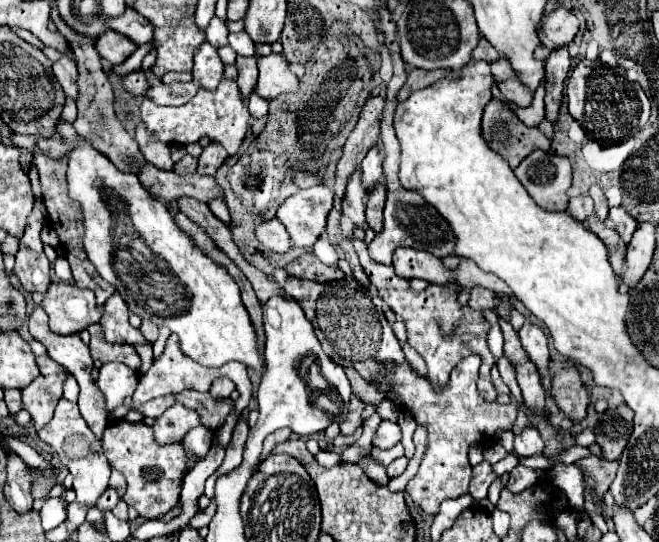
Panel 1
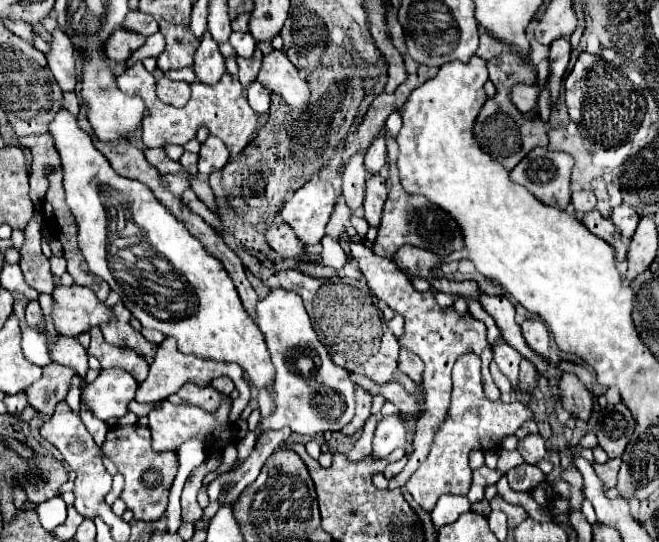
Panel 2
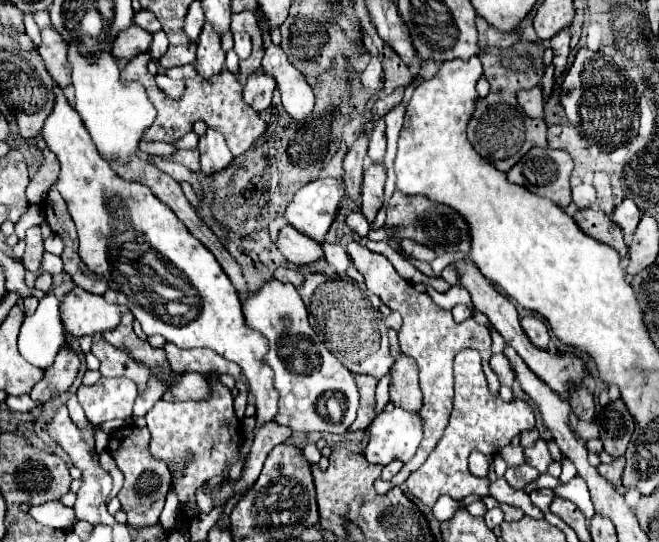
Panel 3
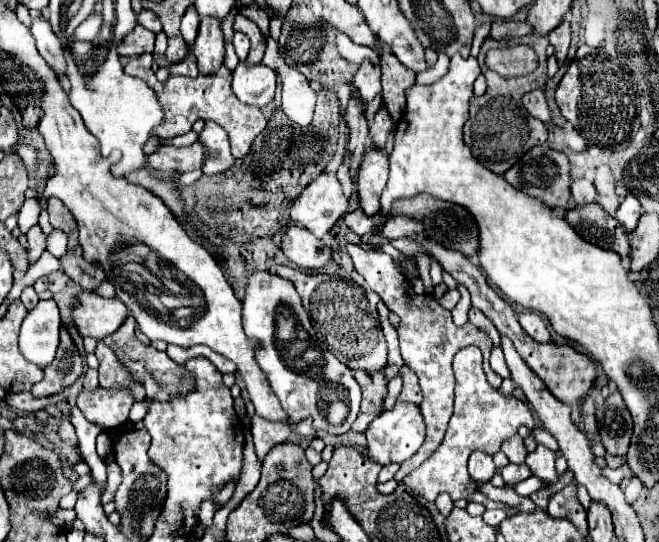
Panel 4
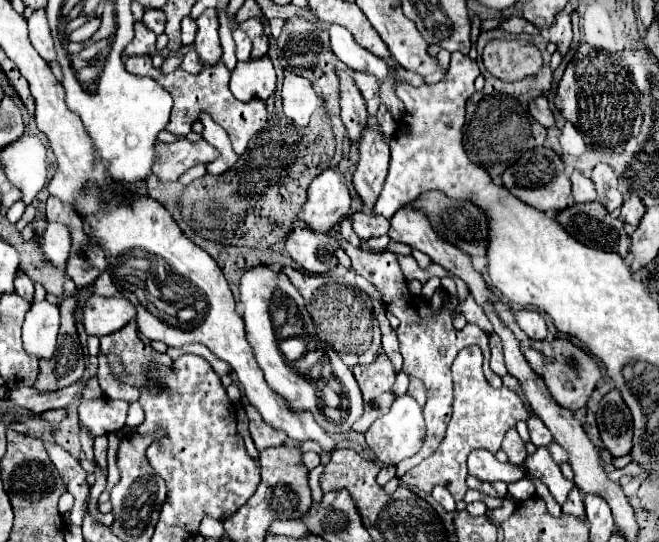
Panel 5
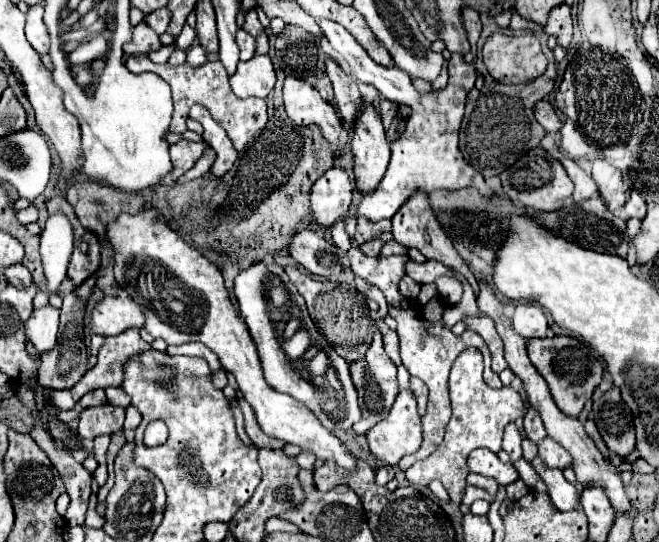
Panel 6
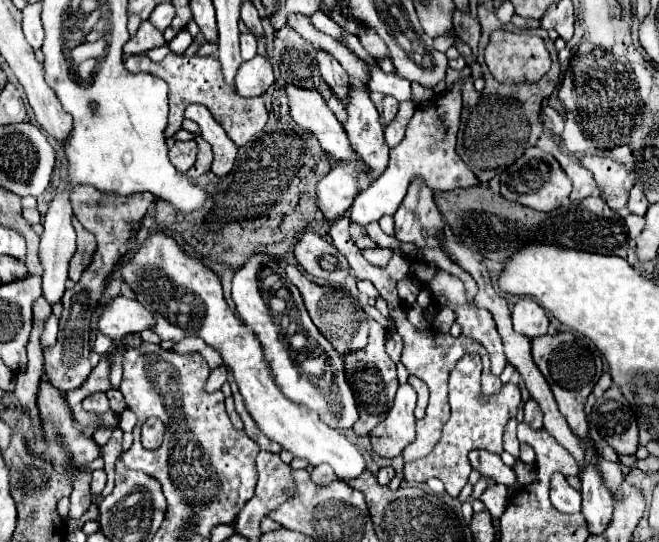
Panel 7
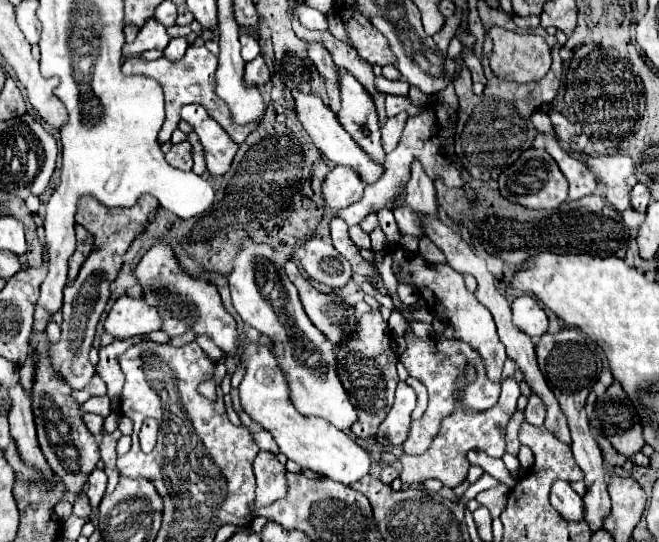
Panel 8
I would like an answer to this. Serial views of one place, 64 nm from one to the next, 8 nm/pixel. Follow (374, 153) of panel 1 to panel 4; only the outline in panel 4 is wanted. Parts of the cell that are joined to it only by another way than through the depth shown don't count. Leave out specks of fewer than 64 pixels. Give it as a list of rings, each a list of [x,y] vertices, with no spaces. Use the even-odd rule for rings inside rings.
[[[382,106],[370,126],[370,136],[372,136],[372,144],[376,144],[378,148],[384,148],[386,140],[388,140],[388,134],[394,130],[396,122],[390,118],[388,110]]]

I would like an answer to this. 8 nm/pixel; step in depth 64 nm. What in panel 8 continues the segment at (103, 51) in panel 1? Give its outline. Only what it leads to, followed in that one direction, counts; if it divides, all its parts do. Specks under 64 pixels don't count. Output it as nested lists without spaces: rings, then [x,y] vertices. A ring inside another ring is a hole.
[[[150,18],[144,24],[144,28],[140,28],[136,40],[132,44],[124,44],[122,54],[124,56],[138,56],[138,54],[142,54],[146,50],[154,50],[154,48],[164,50],[168,42],[170,42],[170,36],[166,32],[166,26],[160,24],[158,20]]]

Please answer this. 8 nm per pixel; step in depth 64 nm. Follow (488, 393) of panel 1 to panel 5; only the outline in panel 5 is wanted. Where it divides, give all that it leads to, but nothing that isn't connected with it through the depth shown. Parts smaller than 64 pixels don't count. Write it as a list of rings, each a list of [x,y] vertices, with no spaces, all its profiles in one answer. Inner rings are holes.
[[[336,228],[334,232],[334,238],[340,242],[340,248],[350,256],[352,260],[352,268],[364,276],[368,282],[372,282],[378,292],[382,294],[382,300],[384,300],[384,306],[390,314],[394,314],[398,320],[400,320],[400,326],[398,326],[398,340],[400,340],[400,354],[404,358],[404,372],[408,376],[416,376],[424,382],[424,386],[428,388],[428,402],[424,406],[424,420],[426,420],[426,440],[424,440],[424,446],[420,448],[418,454],[414,454],[412,458],[408,460],[402,460],[396,468],[398,468],[398,478],[404,476],[410,468],[414,468],[416,464],[420,464],[424,458],[428,458],[442,442],[444,438],[444,432],[446,432],[446,424],[451,419],[453,408],[453,381],[451,375],[451,366],[456,358],[456,354],[466,348],[466,346],[480,346],[482,354],[484,354],[484,376],[488,380],[488,384],[492,388],[500,388],[502,386],[502,380],[498,374],[492,372],[490,368],[490,348],[488,348],[488,334],[484,330],[480,330],[478,326],[474,324],[466,324],[464,330],[456,332],[454,326],[452,326],[452,318],[450,318],[450,312],[444,308],[440,314],[432,314],[428,304],[424,300],[420,300],[418,296],[410,294],[408,288],[406,288],[406,280],[404,280],[404,274],[400,270],[400,264],[398,264],[398,258],[396,254],[392,252],[378,252],[378,254],[372,254],[372,252],[366,252],[362,248],[354,248],[350,246],[340,230]]]

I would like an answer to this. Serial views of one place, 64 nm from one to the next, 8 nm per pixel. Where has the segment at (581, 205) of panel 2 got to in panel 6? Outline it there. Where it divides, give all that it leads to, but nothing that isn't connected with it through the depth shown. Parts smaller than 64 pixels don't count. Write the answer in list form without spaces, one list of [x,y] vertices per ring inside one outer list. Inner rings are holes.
[[[564,156],[560,158],[560,162],[562,162],[564,170],[568,172],[570,180],[574,182],[574,194],[572,194],[574,202],[580,202],[580,200],[586,200],[586,198],[592,198],[598,194],[596,182],[592,180],[592,176],[584,168],[580,168],[574,160],[564,158]]]

